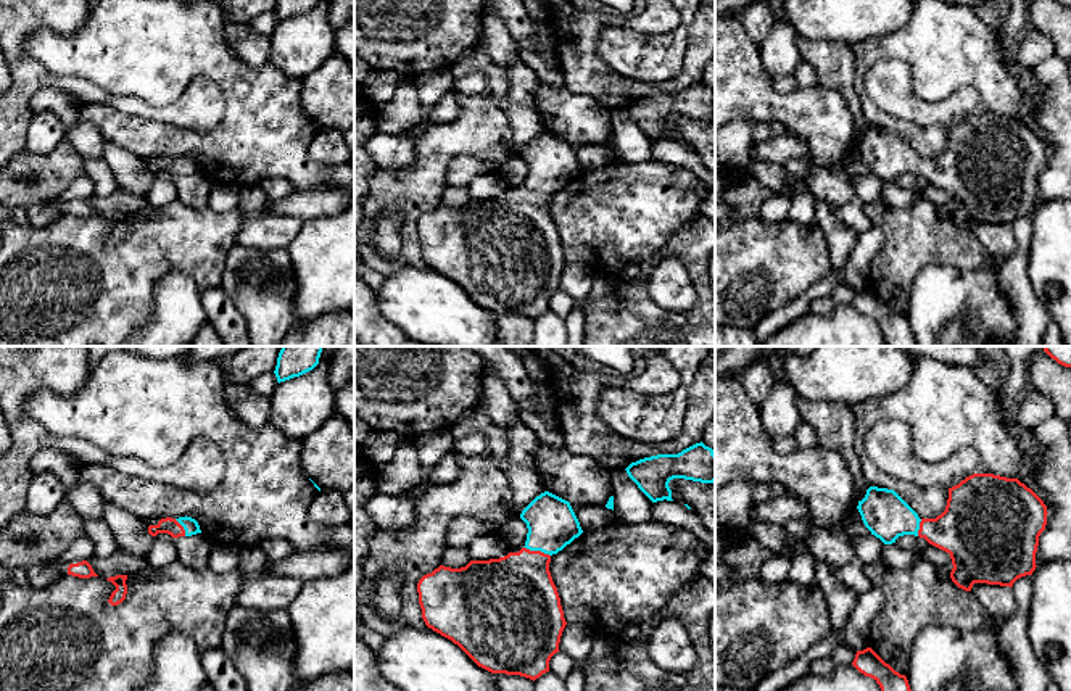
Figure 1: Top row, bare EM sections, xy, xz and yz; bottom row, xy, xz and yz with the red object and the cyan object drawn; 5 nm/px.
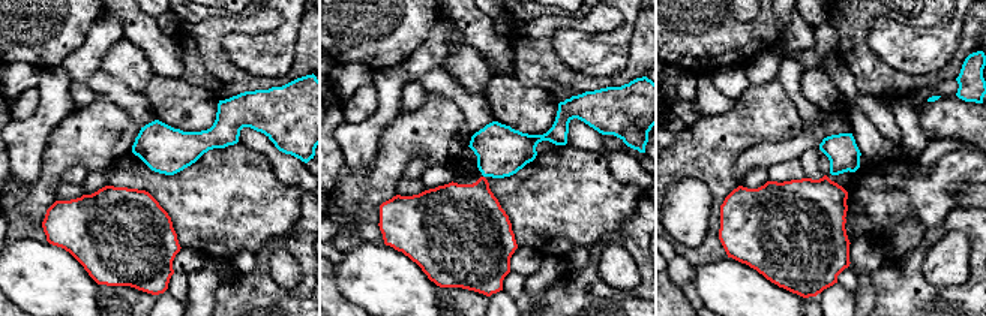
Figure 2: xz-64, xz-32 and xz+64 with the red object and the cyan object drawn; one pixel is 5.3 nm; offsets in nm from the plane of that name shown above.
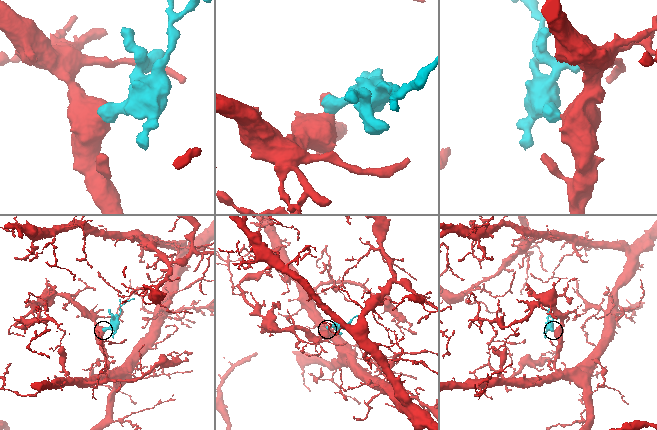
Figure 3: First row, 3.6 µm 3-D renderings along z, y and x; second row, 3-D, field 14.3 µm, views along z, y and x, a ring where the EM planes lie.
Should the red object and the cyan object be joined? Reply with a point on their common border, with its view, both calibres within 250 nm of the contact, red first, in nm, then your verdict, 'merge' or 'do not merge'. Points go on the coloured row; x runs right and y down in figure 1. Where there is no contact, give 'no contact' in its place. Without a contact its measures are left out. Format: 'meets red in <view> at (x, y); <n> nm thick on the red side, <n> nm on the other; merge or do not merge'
meets red in xz at (537, 551); 400 nm thick on the red side, 240 nm on the other; merge

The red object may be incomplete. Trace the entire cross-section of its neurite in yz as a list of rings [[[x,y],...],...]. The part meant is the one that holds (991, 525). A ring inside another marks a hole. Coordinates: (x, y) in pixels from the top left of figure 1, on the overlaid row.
[[[973,474],[949,488],[945,511],[936,519],[920,519],[918,514],[894,491],[870,486],[857,506],[865,527],[884,544],[899,536],[915,535],[945,551],[952,559],[952,581],[971,591],[974,583],[1013,586],[1036,570],[1039,536],[1047,525],[1047,506],[1018,478],[994,474]]]

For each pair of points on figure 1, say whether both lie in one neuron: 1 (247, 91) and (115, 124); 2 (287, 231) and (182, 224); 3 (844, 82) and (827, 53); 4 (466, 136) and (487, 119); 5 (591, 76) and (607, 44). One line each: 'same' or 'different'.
1: same
2: different
3: same
4: same
5: different

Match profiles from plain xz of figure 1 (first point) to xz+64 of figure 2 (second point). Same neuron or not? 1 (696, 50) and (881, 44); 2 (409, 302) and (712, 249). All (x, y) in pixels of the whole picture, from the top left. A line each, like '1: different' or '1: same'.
1: different
2: different

